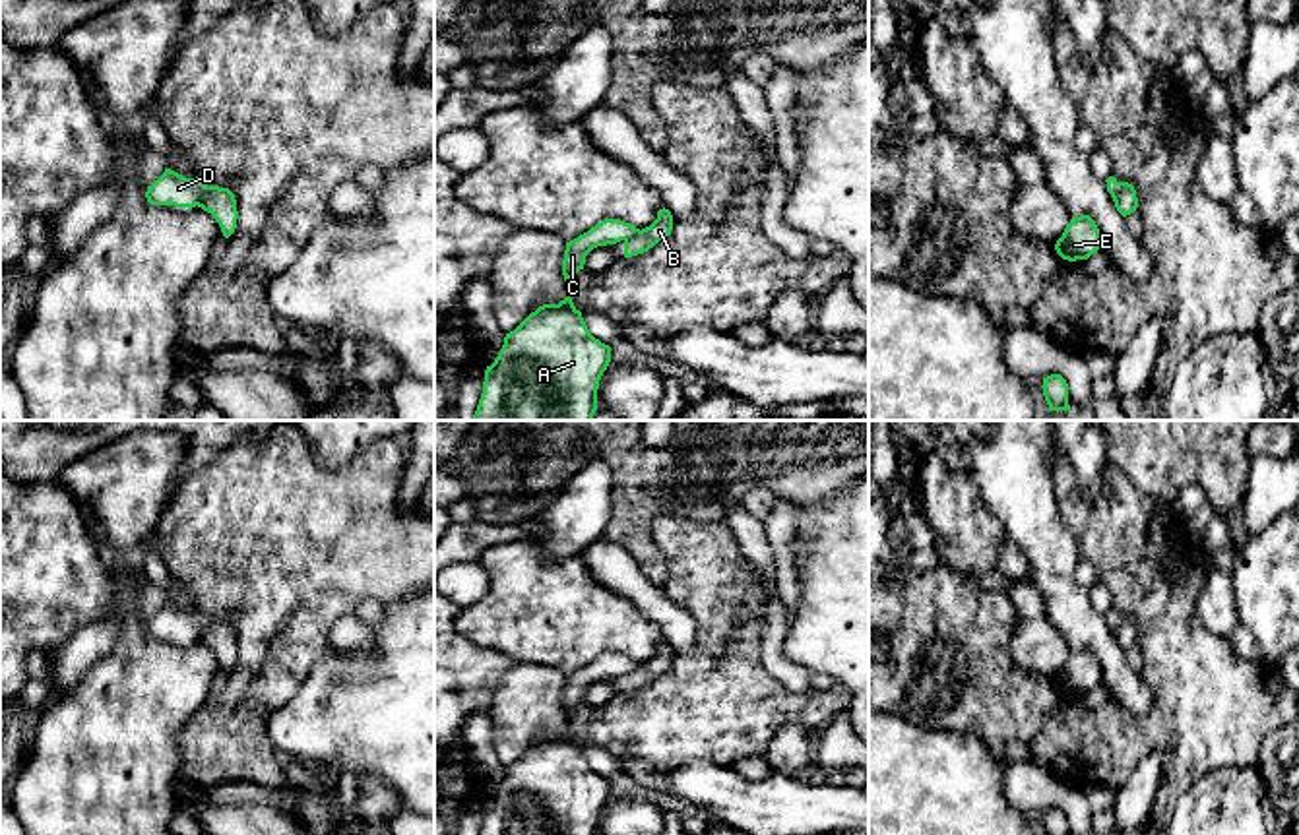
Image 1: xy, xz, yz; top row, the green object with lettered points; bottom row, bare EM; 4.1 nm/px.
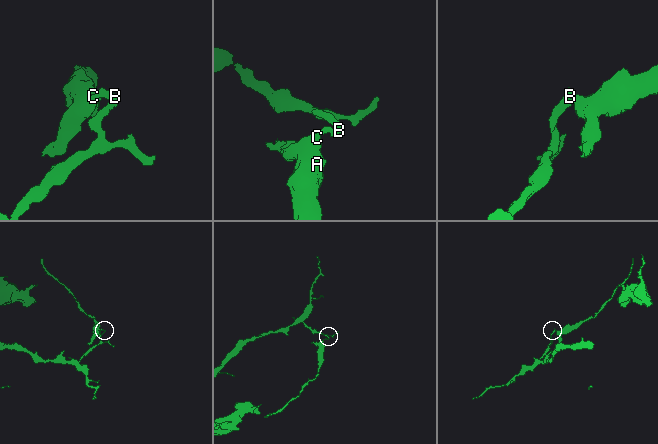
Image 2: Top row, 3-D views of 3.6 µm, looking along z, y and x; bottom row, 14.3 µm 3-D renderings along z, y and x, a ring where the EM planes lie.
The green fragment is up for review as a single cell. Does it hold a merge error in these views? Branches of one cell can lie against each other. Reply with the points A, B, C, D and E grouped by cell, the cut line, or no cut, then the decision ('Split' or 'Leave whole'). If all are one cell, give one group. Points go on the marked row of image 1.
Groups: A C D / B E. Split along xy (206, 185), (196, 204). Split

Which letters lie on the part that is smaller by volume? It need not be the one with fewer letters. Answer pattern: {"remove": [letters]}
{"remove": ["A", "C", "D"]}

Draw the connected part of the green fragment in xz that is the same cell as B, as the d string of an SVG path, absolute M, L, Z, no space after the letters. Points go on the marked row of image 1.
M663 207L657 211L657 219L650 227L642 229L636 236L624 240L624 258L648 252L659 240L667 238L671 231L673 215L669 209Z

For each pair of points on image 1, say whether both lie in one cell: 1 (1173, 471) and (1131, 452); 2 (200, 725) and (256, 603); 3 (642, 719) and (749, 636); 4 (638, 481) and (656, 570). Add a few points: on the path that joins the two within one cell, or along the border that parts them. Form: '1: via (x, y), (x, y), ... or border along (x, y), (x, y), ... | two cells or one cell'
1: via (1164, 462), (1154, 452), (1140, 452) | one cell
2: via (231, 698), (256, 665), (256, 634) | one cell
3: via (669, 717), (724, 663) | one cell
4: via (636, 502), (636, 541), (642, 549) | one cell

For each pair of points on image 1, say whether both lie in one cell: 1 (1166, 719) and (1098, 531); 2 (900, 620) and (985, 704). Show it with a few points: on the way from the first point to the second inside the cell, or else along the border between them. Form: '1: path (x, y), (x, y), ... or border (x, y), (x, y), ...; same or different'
1: path (1166, 673), (1166, 613), (1160, 593), (1144, 578); same
2: path (921, 640), (964, 682); same

